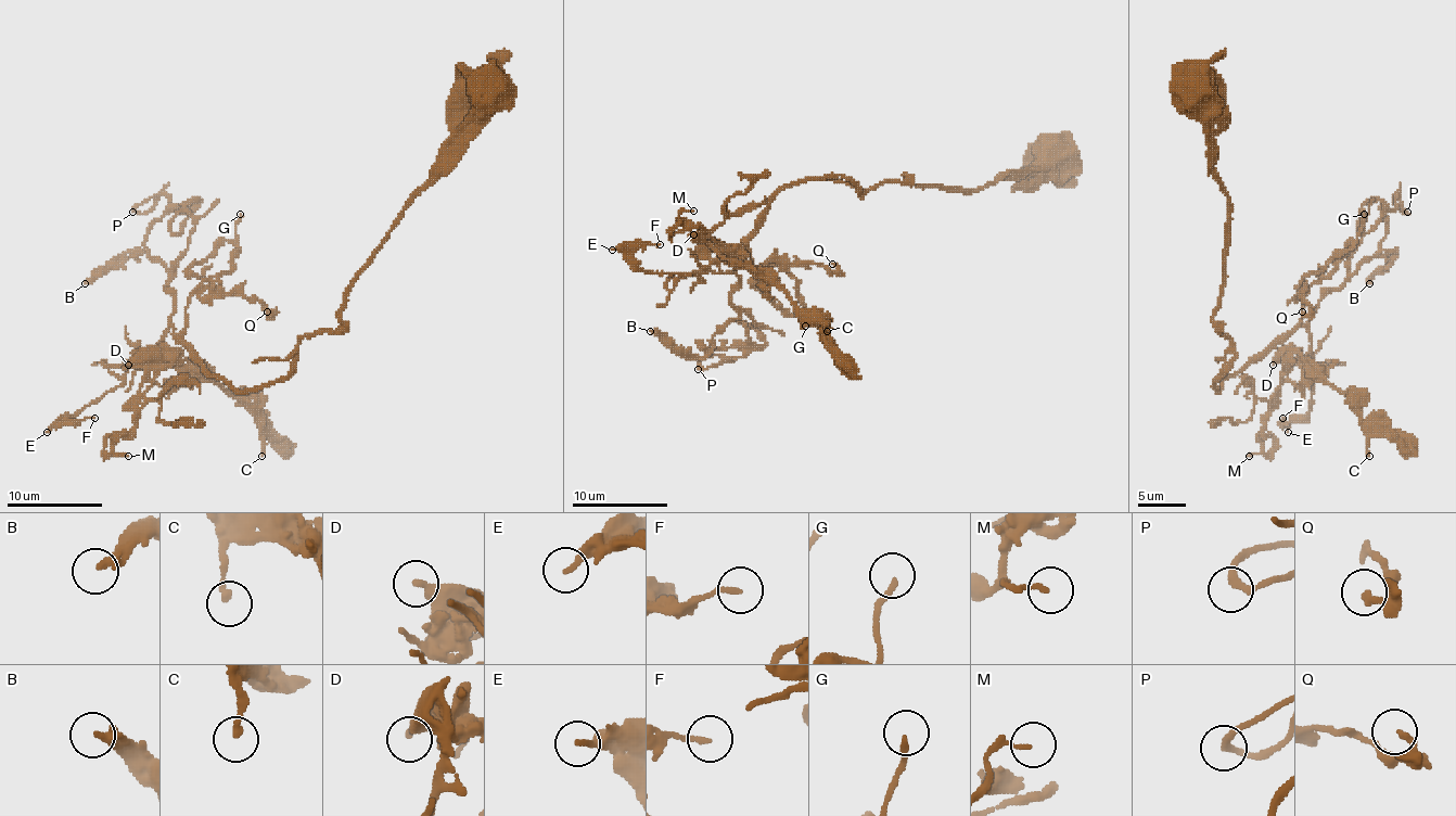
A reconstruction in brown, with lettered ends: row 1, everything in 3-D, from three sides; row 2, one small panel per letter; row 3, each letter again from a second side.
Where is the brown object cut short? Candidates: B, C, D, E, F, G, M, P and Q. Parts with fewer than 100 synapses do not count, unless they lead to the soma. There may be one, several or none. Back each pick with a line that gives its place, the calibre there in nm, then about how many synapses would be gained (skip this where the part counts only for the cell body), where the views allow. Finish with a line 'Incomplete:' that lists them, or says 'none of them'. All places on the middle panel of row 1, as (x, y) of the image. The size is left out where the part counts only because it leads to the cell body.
G: Place: (805, 326). Thickness 180 nm. Roughly 200 synapses
Incomplete: G

